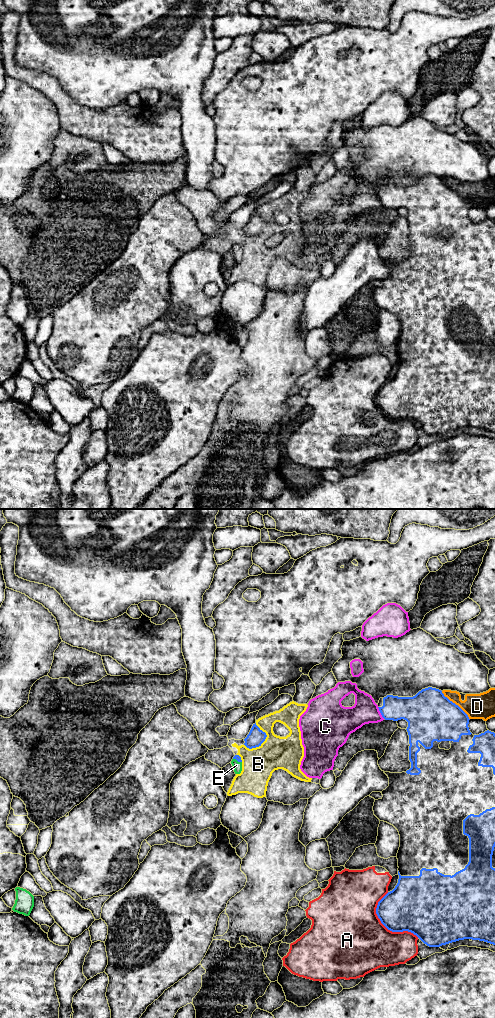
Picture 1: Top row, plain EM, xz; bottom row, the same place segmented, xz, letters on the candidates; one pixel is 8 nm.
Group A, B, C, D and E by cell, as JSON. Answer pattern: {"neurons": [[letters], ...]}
{"neurons": [["A"], ["B"], ["C"], ["D"], ["E"]]}

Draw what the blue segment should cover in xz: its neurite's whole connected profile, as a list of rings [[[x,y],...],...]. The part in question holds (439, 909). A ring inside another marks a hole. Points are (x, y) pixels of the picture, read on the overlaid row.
[[[432,687],[422,689],[413,697],[398,697],[398,696],[393,696],[393,695],[387,695],[384,698],[380,698],[379,703],[378,703],[378,708],[382,717],[385,720],[398,721],[398,720],[404,719],[408,722],[408,727],[406,730],[409,735],[409,744],[410,744],[409,760],[411,762],[411,768],[407,770],[406,772],[402,772],[402,773],[384,772],[389,778],[389,786],[381,792],[383,797],[381,799],[375,800],[374,806],[373,806],[374,815],[380,821],[384,821],[393,825],[398,830],[399,835],[400,835],[400,847],[396,856],[398,859],[398,867],[399,867],[398,868],[398,875],[399,875],[398,883],[392,891],[388,892],[378,902],[378,905],[376,908],[376,914],[378,918],[380,919],[381,923],[388,930],[392,932],[403,932],[403,931],[411,932],[429,947],[440,947],[442,945],[446,945],[446,944],[456,942],[459,940],[464,940],[464,939],[479,940],[479,941],[484,941],[484,942],[495,945],[495,868],[492,867],[492,855],[493,855],[493,851],[495,847],[495,733],[487,730],[484,733],[481,733],[479,735],[473,735],[470,732],[469,727],[468,727],[469,720],[470,720],[468,715],[458,705],[456,705],[455,703],[450,701],[447,697],[445,697],[441,690],[432,688]],[[442,741],[449,741],[451,744],[451,748],[449,750],[440,749],[439,744]]]

